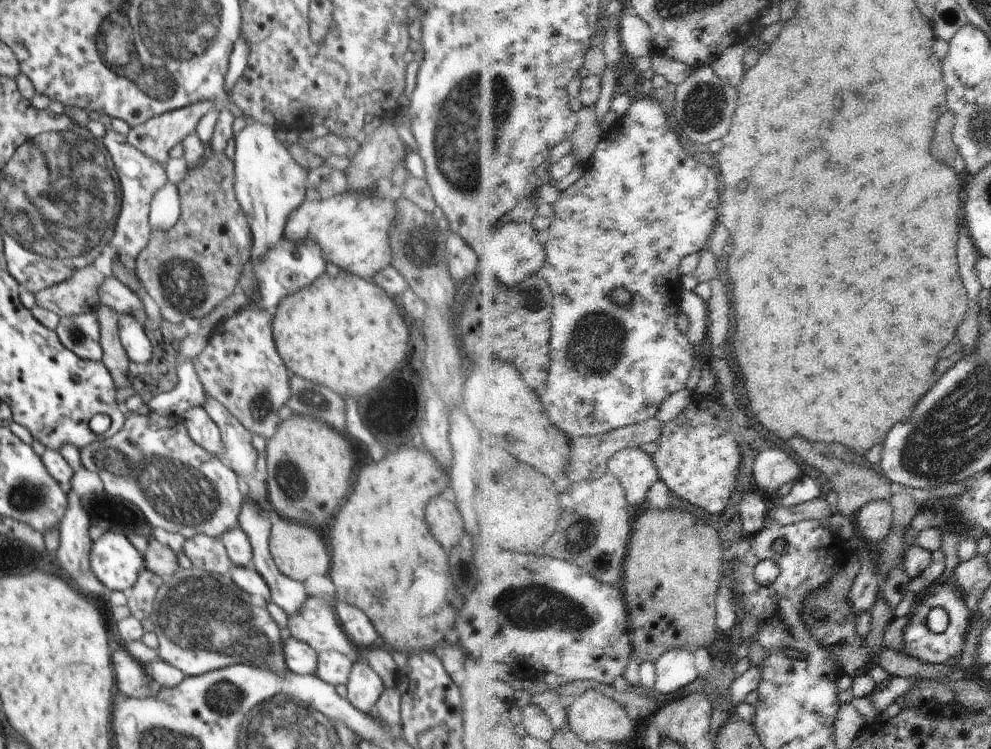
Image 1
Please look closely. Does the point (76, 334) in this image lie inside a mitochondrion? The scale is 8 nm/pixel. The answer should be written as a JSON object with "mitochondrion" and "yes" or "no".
{"mitochondrion":"yes"}

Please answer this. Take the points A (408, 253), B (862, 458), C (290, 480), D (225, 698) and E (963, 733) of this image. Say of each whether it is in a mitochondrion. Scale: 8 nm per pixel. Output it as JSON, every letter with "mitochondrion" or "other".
{"A":"mitochondrion","B":"other","C":"mitochondrion","D":"mitochondrion","E":"other"}

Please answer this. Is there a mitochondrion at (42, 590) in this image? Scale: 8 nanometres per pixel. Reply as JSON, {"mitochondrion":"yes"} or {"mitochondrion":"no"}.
{"mitochondrion":"no"}

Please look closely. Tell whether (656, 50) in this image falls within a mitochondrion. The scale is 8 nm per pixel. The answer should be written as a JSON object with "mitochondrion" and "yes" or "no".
{"mitochondrion":"no"}

